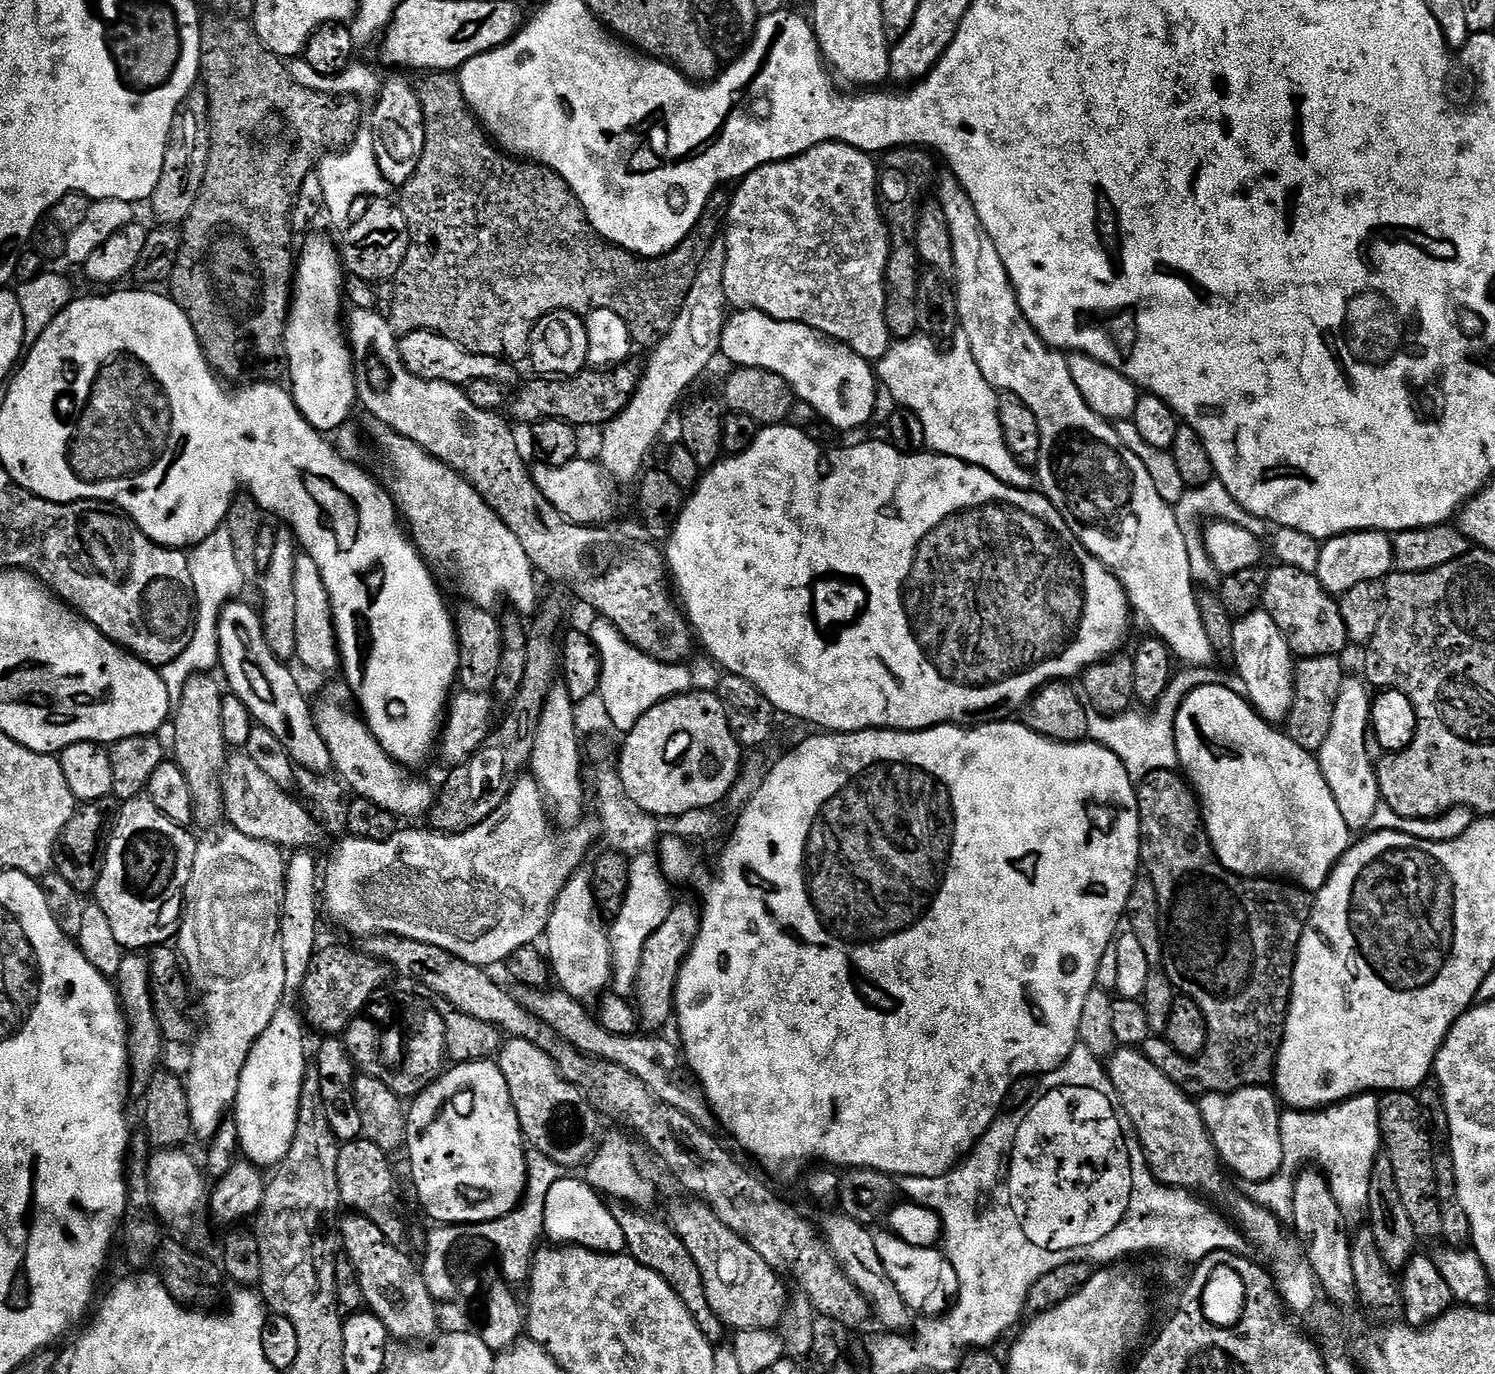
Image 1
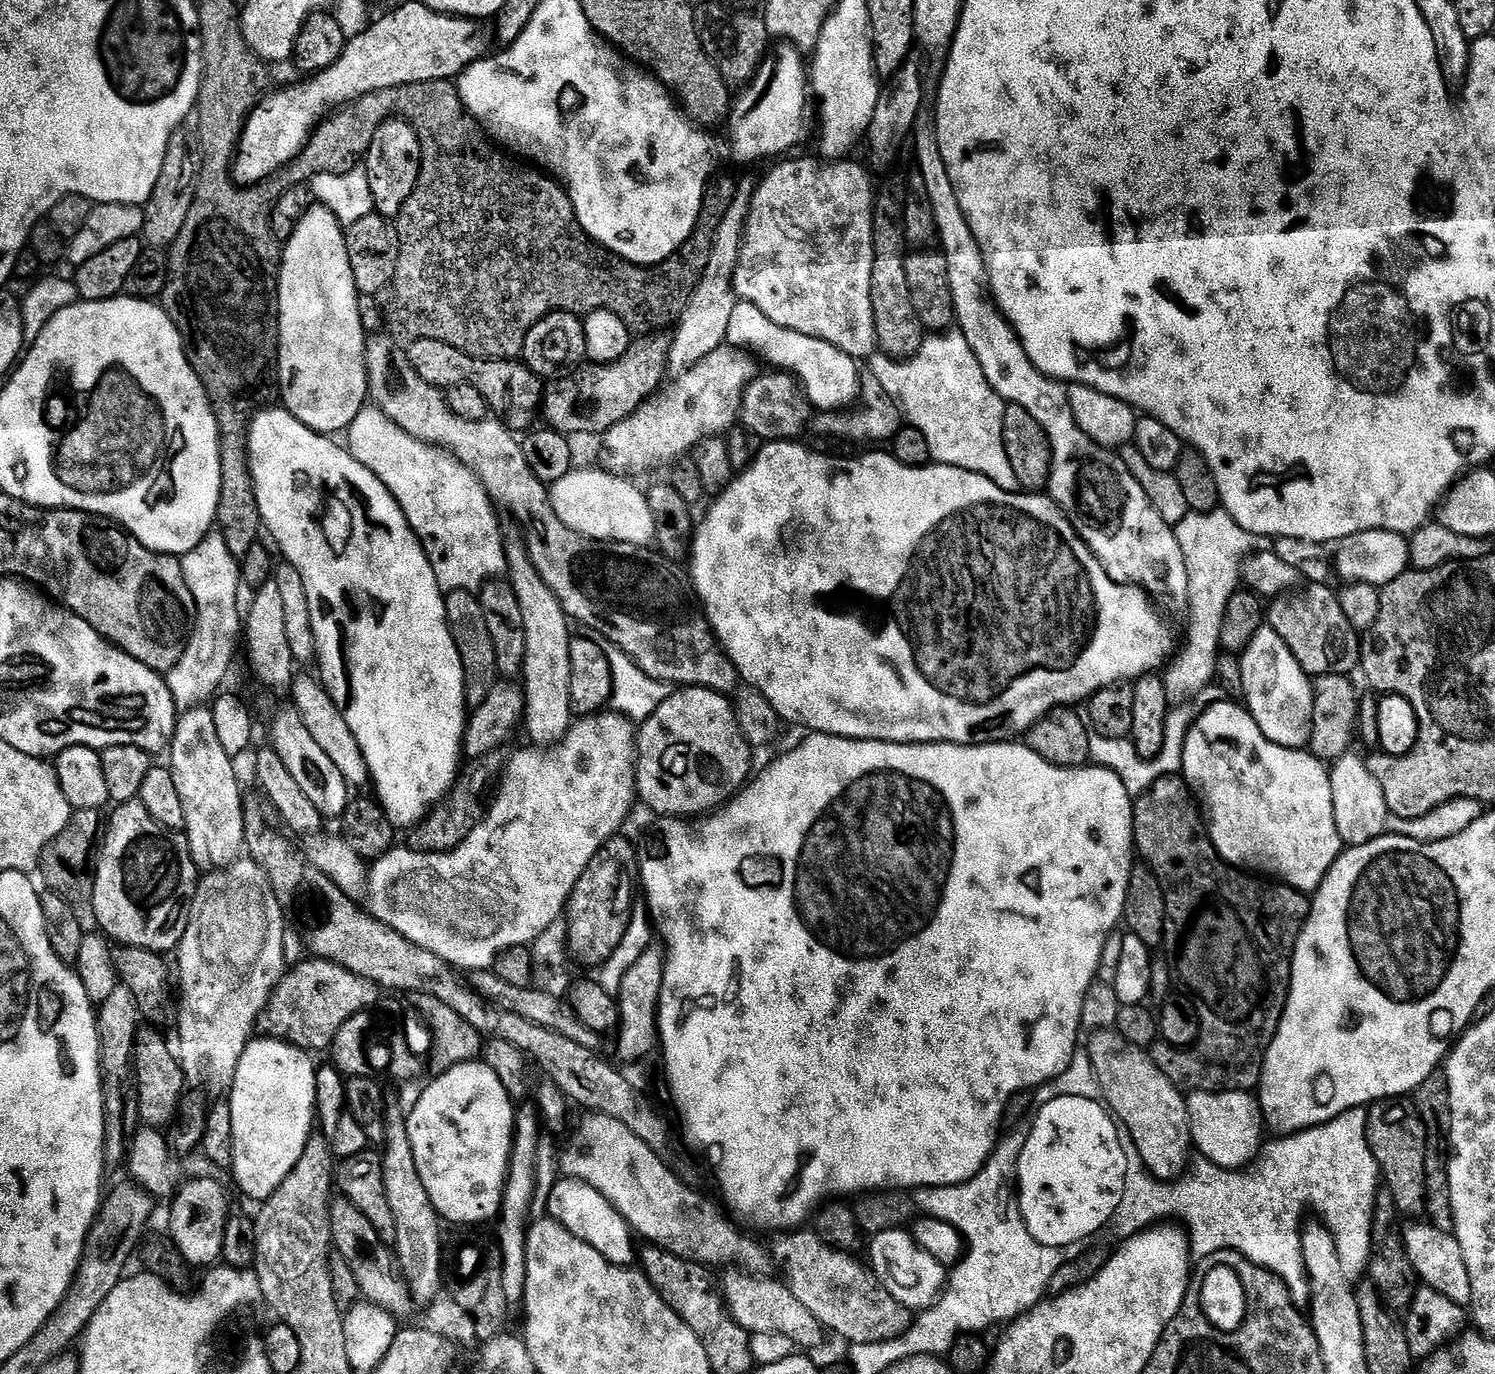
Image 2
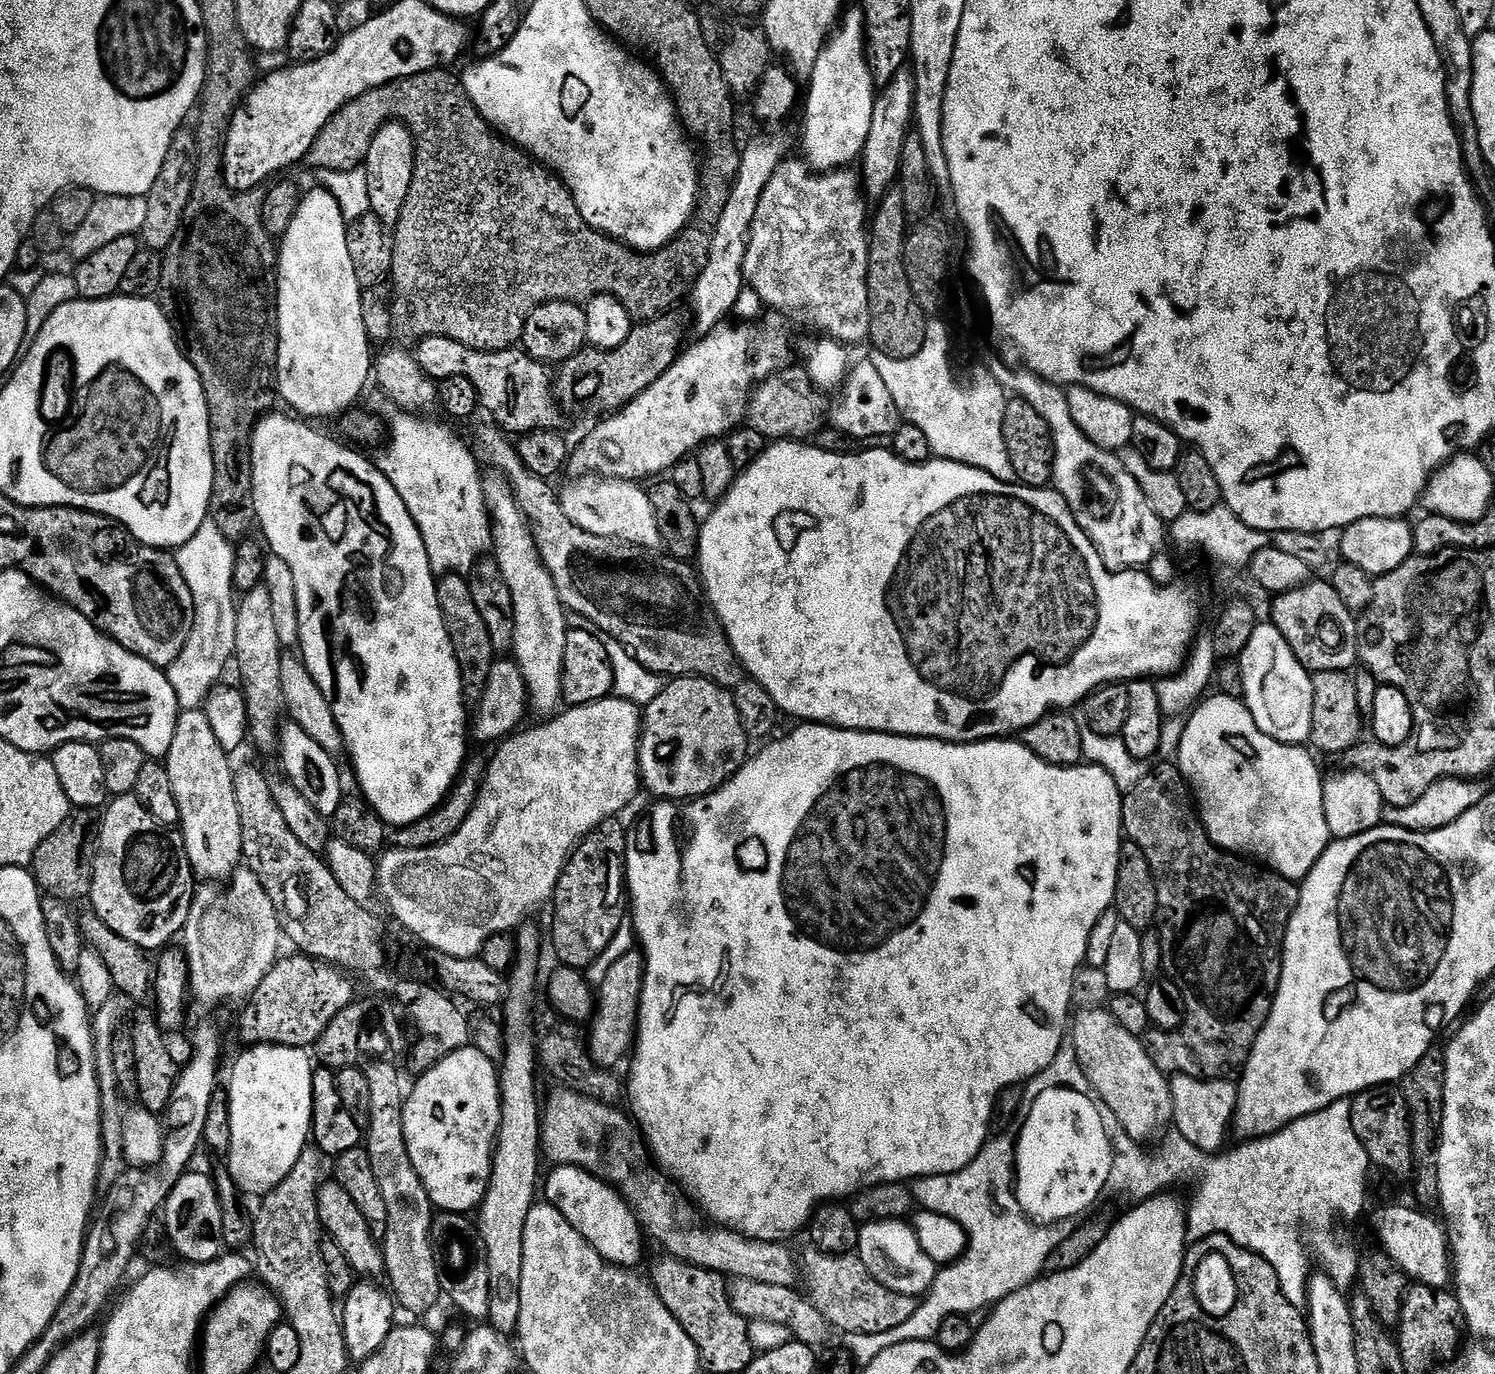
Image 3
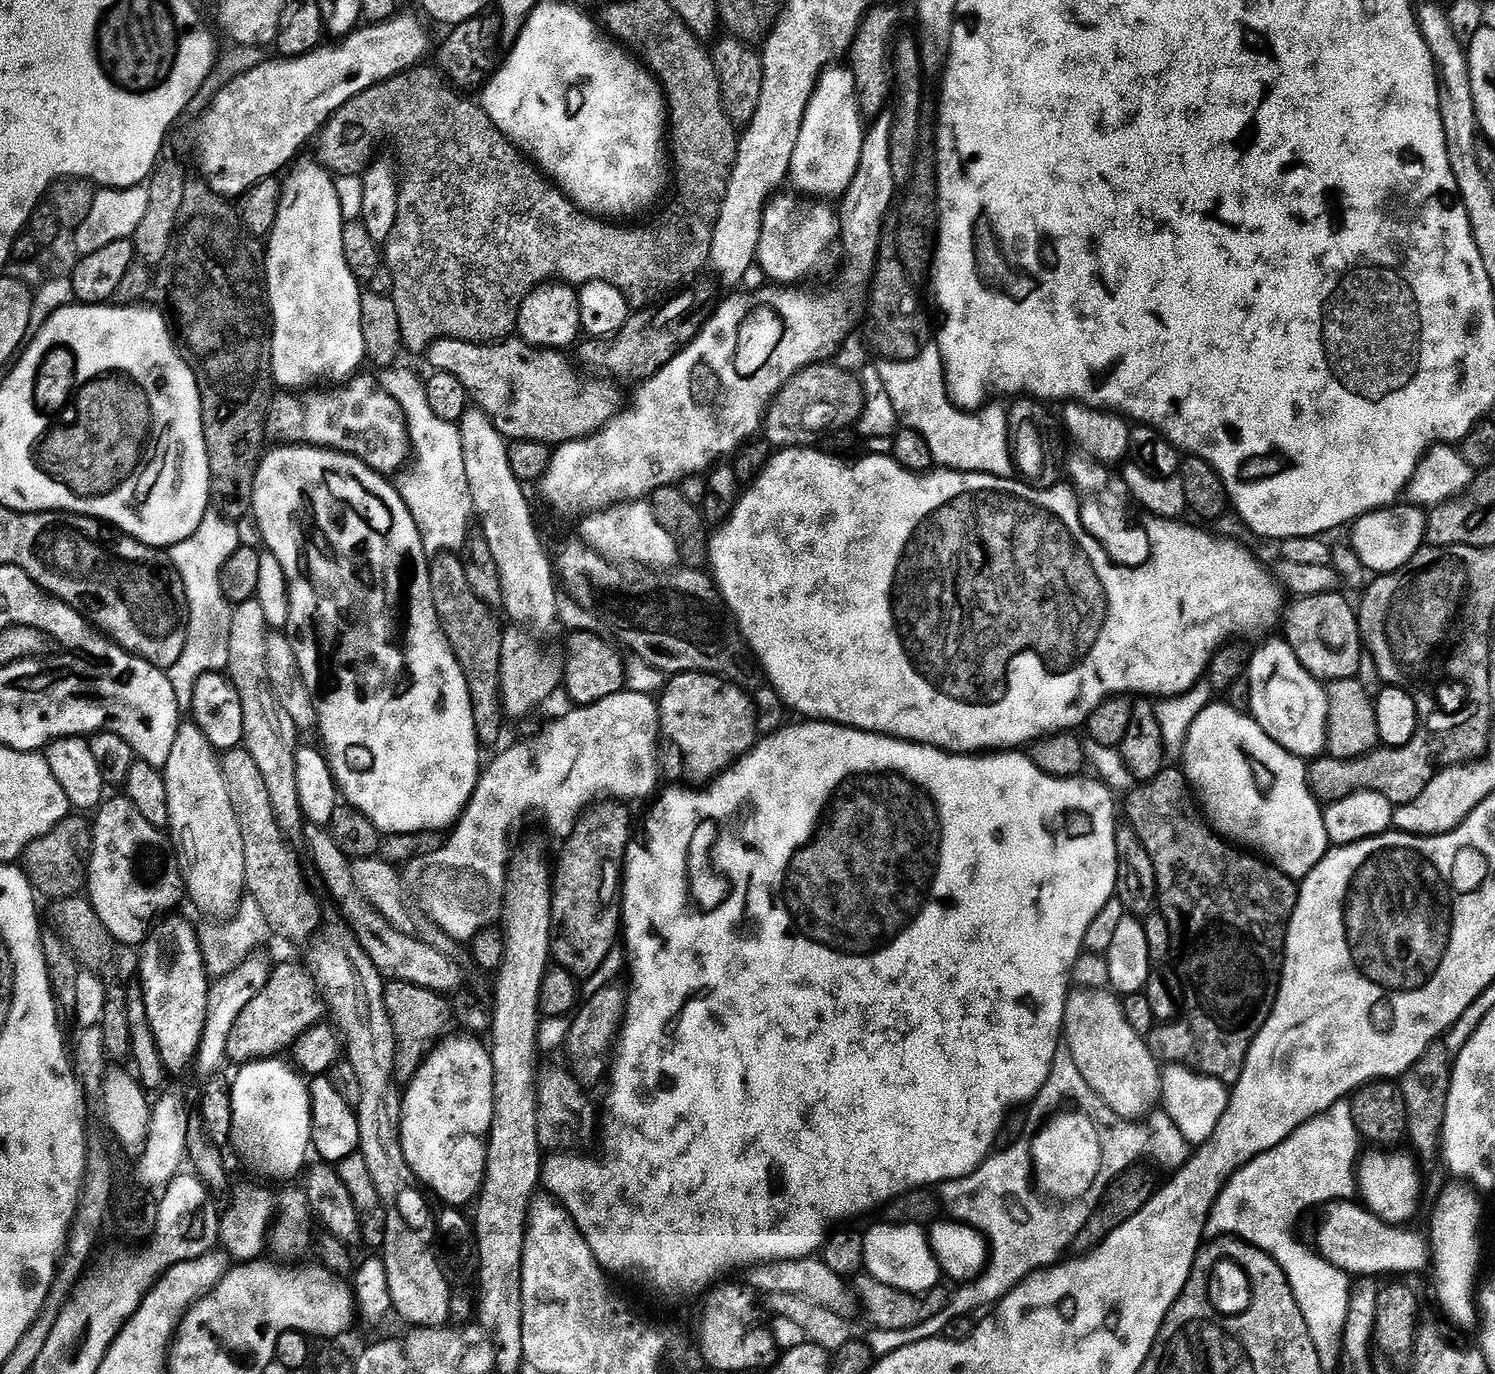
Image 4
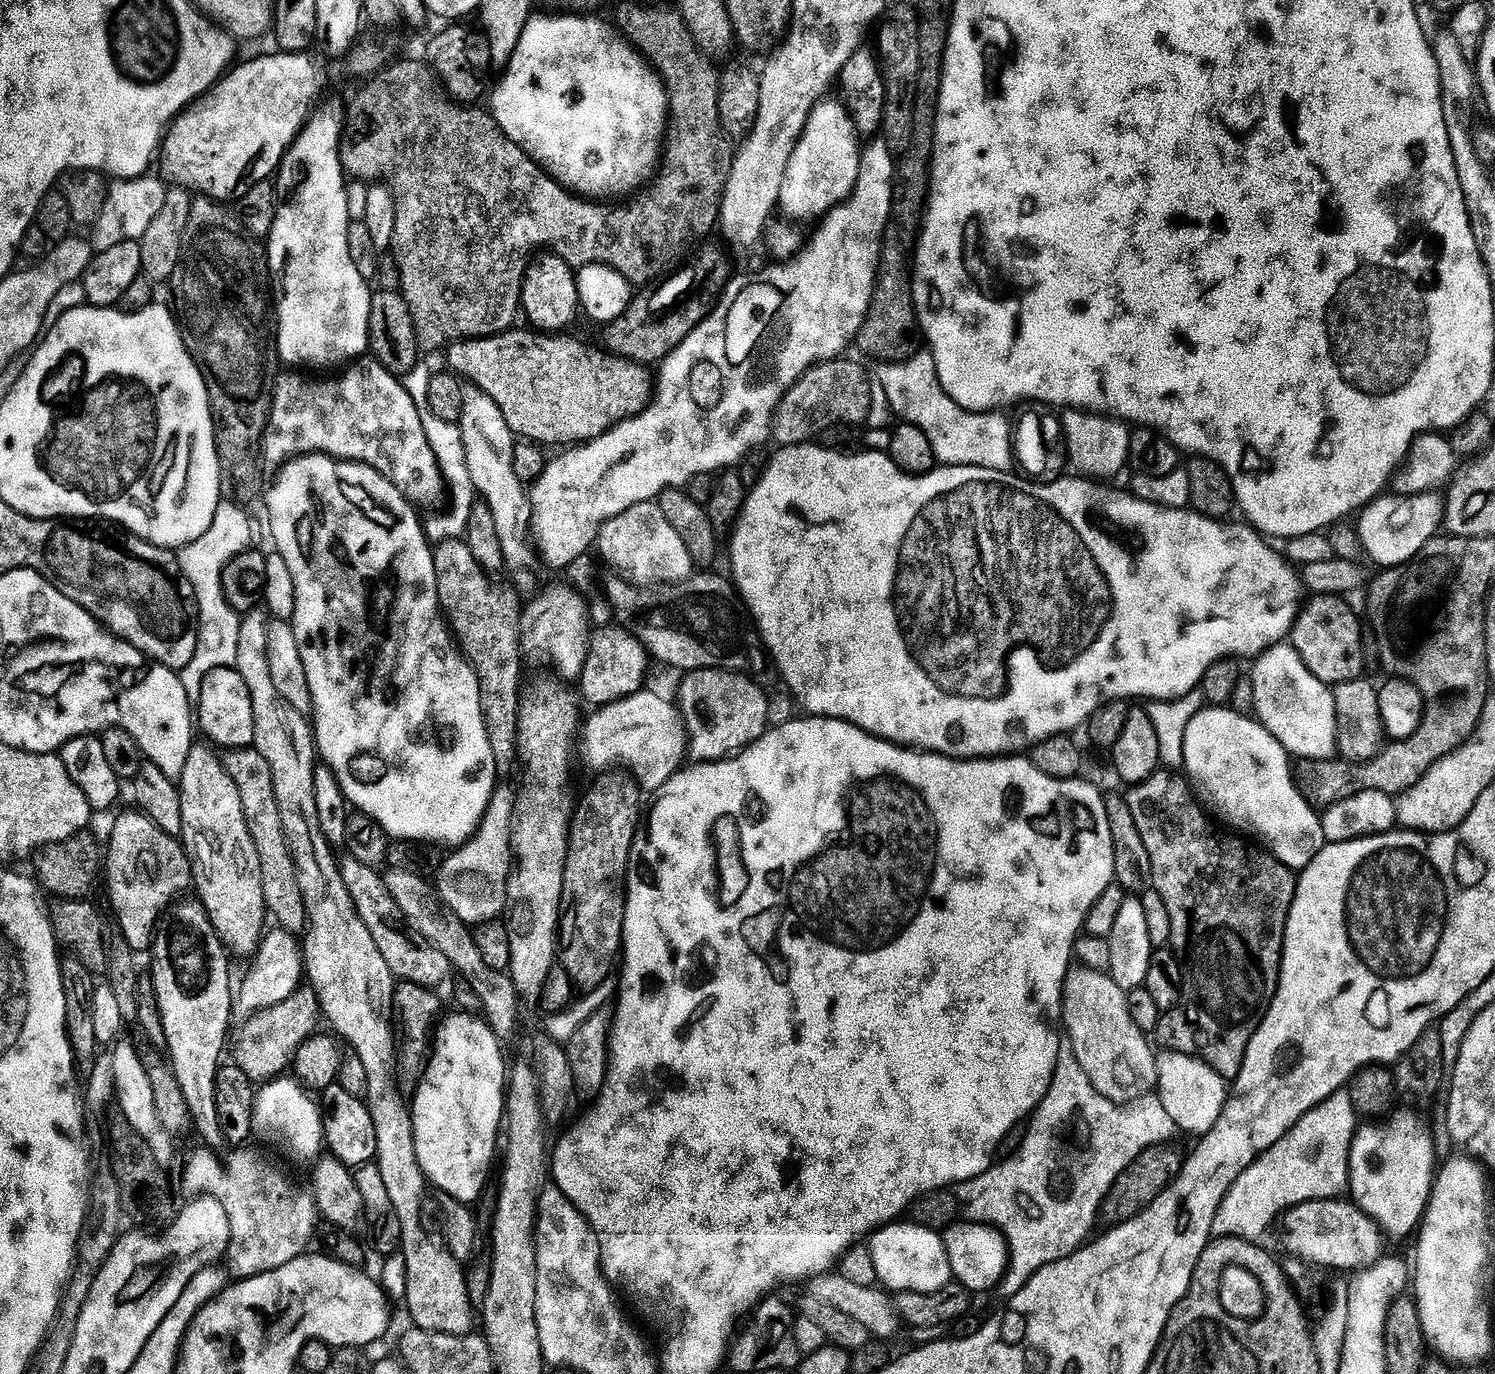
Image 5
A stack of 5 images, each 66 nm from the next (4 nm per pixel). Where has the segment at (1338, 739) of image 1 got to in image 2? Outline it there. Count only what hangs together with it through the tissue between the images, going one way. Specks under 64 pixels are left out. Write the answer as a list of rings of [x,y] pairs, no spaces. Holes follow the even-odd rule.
[[[1345,754],[1331,765],[1332,801],[1334,802],[1334,818],[1338,826],[1338,834],[1345,845],[1365,844],[1375,836],[1385,835],[1389,827],[1390,813],[1388,796],[1380,785],[1381,777],[1371,772],[1364,765],[1360,756]]]

